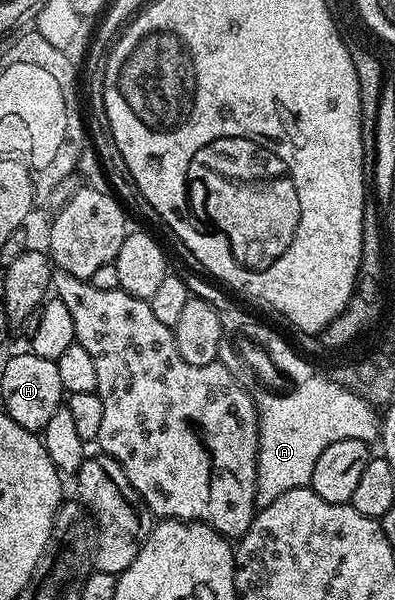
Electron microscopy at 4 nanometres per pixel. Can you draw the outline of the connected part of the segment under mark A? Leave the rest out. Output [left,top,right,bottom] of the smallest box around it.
[252,378,379,507]

